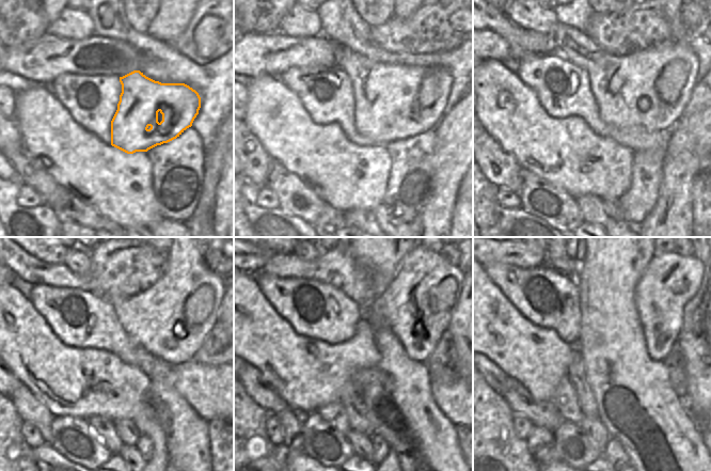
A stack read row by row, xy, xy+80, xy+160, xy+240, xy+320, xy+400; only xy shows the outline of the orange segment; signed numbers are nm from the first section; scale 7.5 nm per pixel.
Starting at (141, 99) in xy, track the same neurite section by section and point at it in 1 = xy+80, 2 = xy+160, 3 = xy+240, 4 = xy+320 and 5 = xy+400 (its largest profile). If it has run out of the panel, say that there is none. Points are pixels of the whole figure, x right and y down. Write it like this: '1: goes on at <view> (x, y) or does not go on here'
1: goes on at xy+80 (386, 109)
2: goes on at xy+160 (617, 82)
3: goes on at xy+240 (152, 317)
4: goes on at xy+320 (404, 307)
5: goes on at xy+400 (669, 280)

